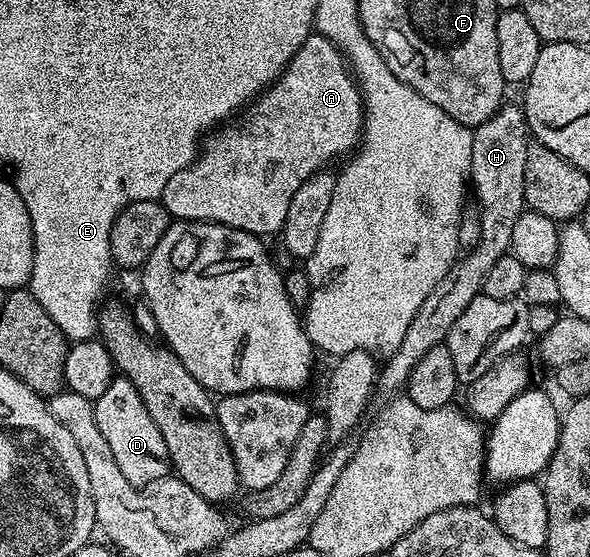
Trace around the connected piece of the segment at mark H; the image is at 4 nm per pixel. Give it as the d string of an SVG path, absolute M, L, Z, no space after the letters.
M519 105L501 106L497 114L490 116L490 120L473 129L470 186L476 189L476 198L480 201L480 239L471 252L465 253L452 265L450 272L438 280L434 292L422 300L422 308L418 308L418 316L410 320L410 328L406 328L406 336L402 336L402 344L398 344L398 352L391 354L379 367L378 386L381 391L400 392L407 387L414 364L418 364L430 348L441 345L447 339L450 328L454 328L454 320L466 312L470 300L480 297L486 276L490 276L490 268L494 268L503 254L509 253L514 224L526 209L524 181L529 145L528 121Z

